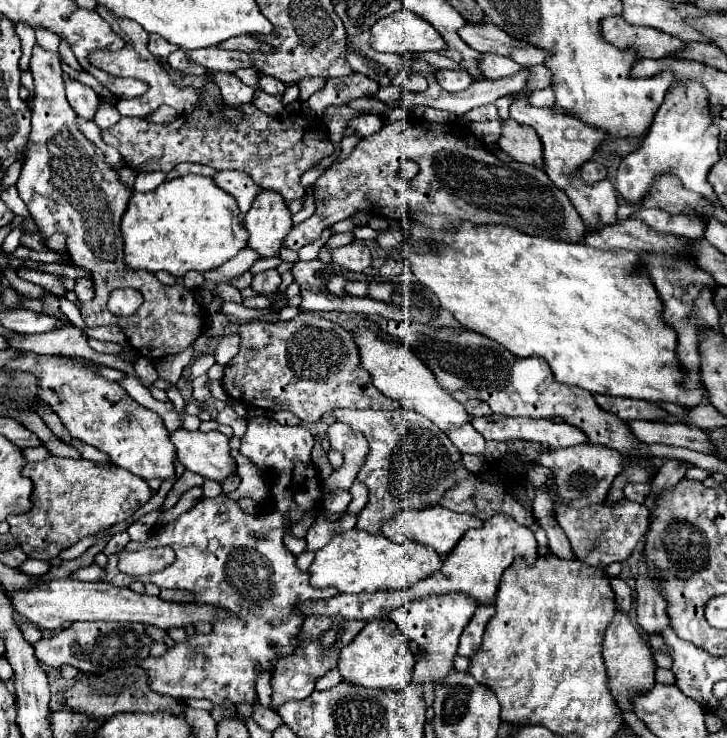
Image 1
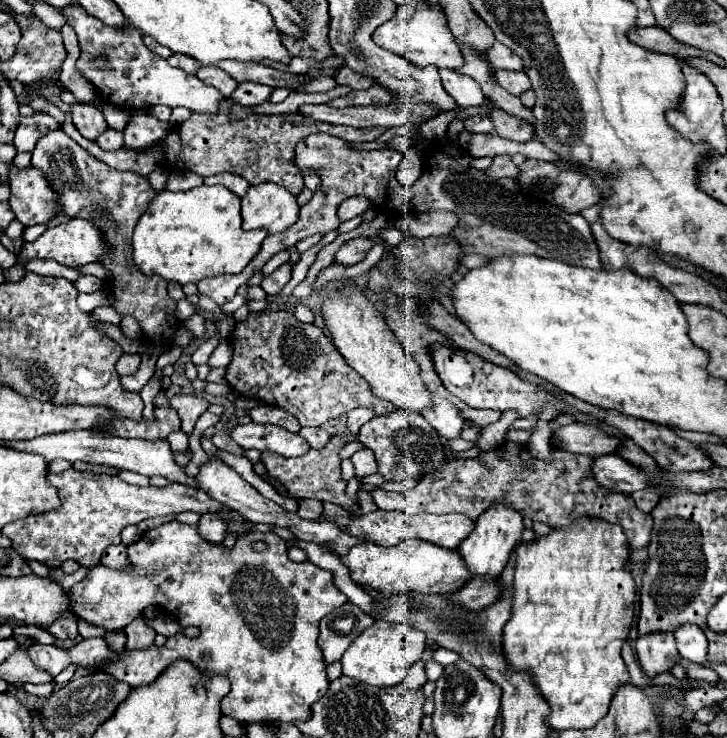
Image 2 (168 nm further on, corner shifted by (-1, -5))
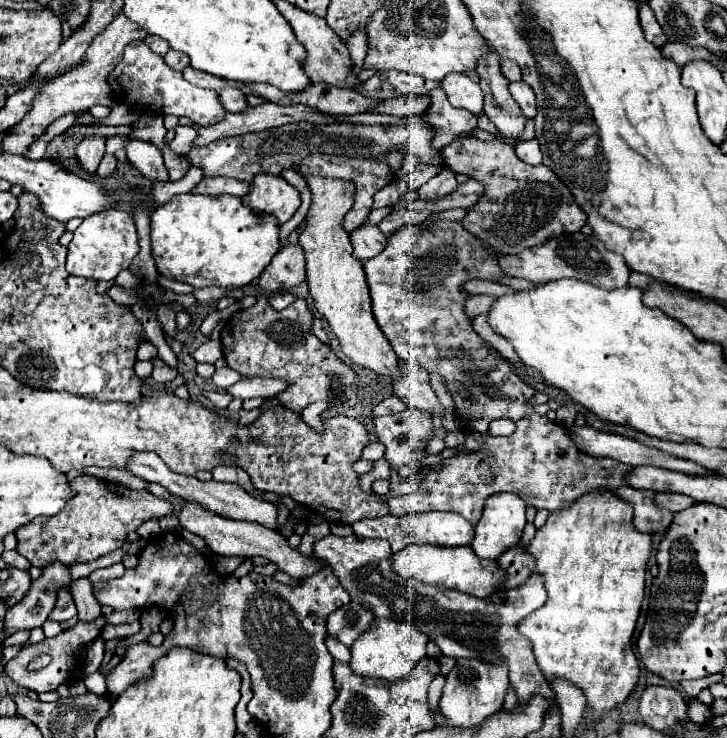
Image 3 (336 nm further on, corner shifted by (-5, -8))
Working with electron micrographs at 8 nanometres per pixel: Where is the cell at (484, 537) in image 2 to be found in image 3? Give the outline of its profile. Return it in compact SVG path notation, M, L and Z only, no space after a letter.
M496 493L492 497L486 499L486 505L484 505L484 513L482 513L482 519L478 521L478 525L474 527L476 531L476 537L472 541L472 551L480 557L480 559L498 559L506 549L514 547L518 541L520 541L520 535L522 535L522 529L526 525L526 505L524 501L514 495L514 493Z

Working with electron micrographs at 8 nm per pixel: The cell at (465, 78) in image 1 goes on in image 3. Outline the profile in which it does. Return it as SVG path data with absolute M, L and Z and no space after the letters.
M464 73L446 75L440 85L442 85L442 89L446 91L448 101L450 101L454 107L468 109L468 111L474 113L474 115L480 115L480 113L482 113L482 105L484 105L482 89L480 89L480 85L478 85L476 81L472 81L468 75L464 75Z

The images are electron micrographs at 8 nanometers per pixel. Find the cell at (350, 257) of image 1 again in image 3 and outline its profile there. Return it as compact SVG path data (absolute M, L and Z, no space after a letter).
M368 225L368 227L360 227L360 229L352 231L350 241L354 247L354 255L360 261L368 261L368 259L380 255L388 243L386 235L376 225Z

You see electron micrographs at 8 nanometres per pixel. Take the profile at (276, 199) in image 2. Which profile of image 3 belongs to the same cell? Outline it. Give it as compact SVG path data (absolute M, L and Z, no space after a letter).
M256 175L252 181L252 189L248 193L248 207L274 215L278 223L286 223L292 219L296 209L300 207L300 195L298 191L286 183L282 177L274 175Z

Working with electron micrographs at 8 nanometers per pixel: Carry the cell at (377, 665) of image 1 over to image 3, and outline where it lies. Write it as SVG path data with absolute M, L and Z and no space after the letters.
M374 619L372 627L364 631L350 647L352 651L350 667L356 675L384 679L384 681L400 681L426 655L426 643L428 635L424 635L410 623L396 623L392 619Z

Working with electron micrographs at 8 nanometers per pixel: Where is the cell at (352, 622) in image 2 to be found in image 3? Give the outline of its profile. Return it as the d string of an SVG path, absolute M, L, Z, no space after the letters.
M348 603L336 609L334 613L330 613L326 621L326 629L330 637L350 647L358 639L358 635L362 635L372 625L372 621L374 621L374 615L368 615L364 607L360 607L358 603Z

